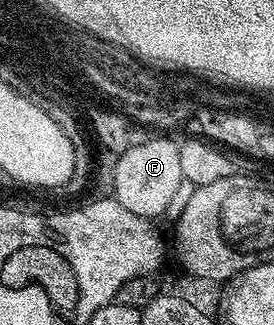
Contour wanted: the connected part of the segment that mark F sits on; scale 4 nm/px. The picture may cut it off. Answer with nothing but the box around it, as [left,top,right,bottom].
[113,138,185,220]

